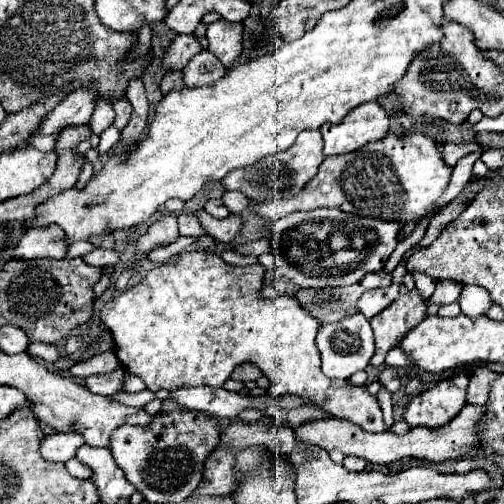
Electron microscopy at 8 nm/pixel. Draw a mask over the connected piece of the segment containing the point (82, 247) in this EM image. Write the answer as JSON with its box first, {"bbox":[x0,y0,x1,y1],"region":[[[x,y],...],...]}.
{"bbox":[69,241,96,257],"region":[[[75,241],[75,243],[71,245],[69,257],[83,257],[85,253],[91,253],[93,249],[96,249],[96,247],[93,243],[89,243],[89,241]]]}

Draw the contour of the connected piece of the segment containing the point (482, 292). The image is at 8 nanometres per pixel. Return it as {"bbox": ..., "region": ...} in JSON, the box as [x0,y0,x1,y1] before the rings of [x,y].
{"bbox":[459,285,493,317],"region":[[[465,285],[459,295],[459,305],[461,305],[463,315],[479,317],[487,313],[487,309],[493,305],[493,299],[487,289],[479,285]]]}

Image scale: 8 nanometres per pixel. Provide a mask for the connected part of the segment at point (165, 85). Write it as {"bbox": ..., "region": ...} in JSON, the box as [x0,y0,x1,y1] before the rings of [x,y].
{"bbox":[161,73,183,95],"region":[[[181,73],[165,75],[161,81],[161,95],[167,95],[169,91],[175,91],[175,89],[183,89],[181,87]]]}

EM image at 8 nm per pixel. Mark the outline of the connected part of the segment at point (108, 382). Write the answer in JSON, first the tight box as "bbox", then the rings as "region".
{"bbox":[93,369,123,395],"region":[[[115,369],[113,373],[107,373],[107,375],[95,375],[97,377],[97,387],[93,393],[99,393],[99,395],[111,395],[115,391],[121,391],[123,385],[123,371],[121,369]]]}

